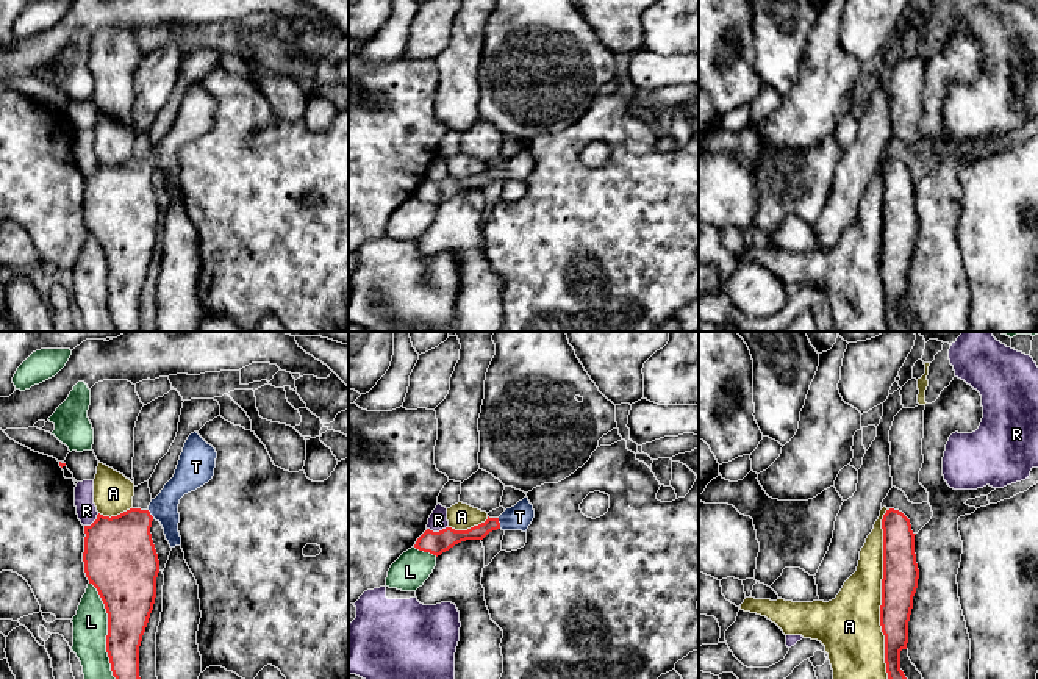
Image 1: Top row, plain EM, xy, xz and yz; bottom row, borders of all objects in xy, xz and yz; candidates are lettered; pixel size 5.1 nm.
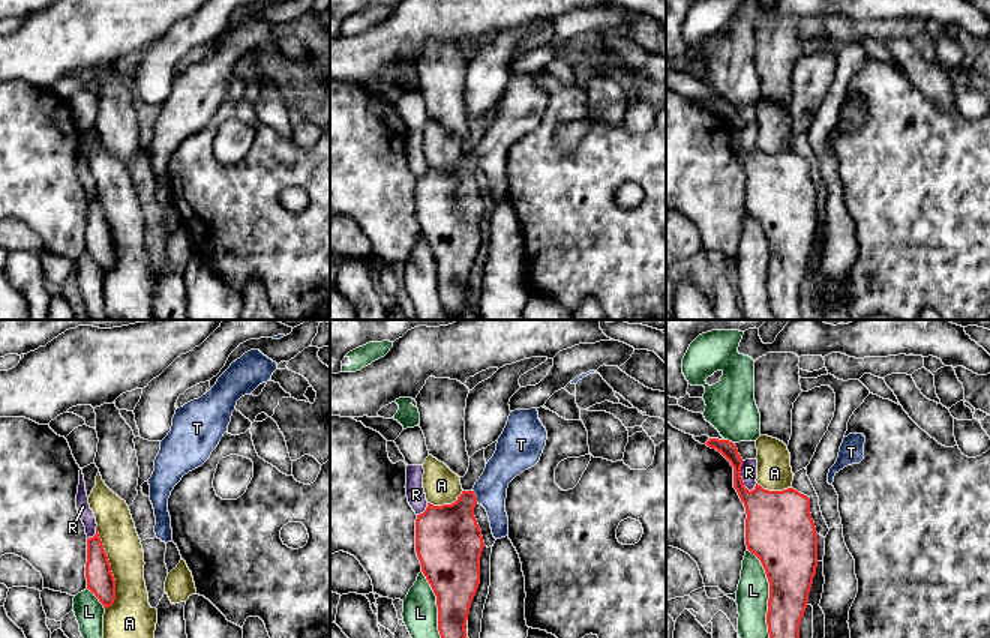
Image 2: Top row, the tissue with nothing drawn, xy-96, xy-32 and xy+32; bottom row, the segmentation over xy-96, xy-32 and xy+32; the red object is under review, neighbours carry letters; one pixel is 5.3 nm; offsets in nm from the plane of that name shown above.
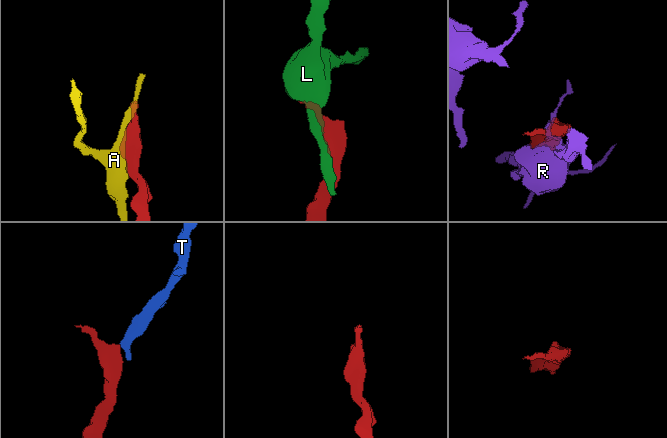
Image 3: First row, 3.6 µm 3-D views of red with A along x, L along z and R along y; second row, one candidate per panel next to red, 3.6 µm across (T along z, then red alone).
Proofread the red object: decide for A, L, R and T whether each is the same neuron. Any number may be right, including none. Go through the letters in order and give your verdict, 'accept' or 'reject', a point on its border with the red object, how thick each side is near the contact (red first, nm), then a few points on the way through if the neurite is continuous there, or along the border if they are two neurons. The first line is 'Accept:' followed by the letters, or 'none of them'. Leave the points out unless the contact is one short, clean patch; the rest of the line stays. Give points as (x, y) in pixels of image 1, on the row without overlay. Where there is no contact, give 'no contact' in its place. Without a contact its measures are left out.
Accept: T
A: reject; contact yz (882, 244); calibres 180 and 320 nm
L: reject; contact xy (108, 282); calibres 280 and 180 nm
R: reject; contact xz (436, 182); calibres 120 and 100 nm
T: accept; contact xz (499, 172); calibres 80 and 130 nm; way xz (477, 182), (499, 172), (519, 166)

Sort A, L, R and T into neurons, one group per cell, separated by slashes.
A / L / R / T

